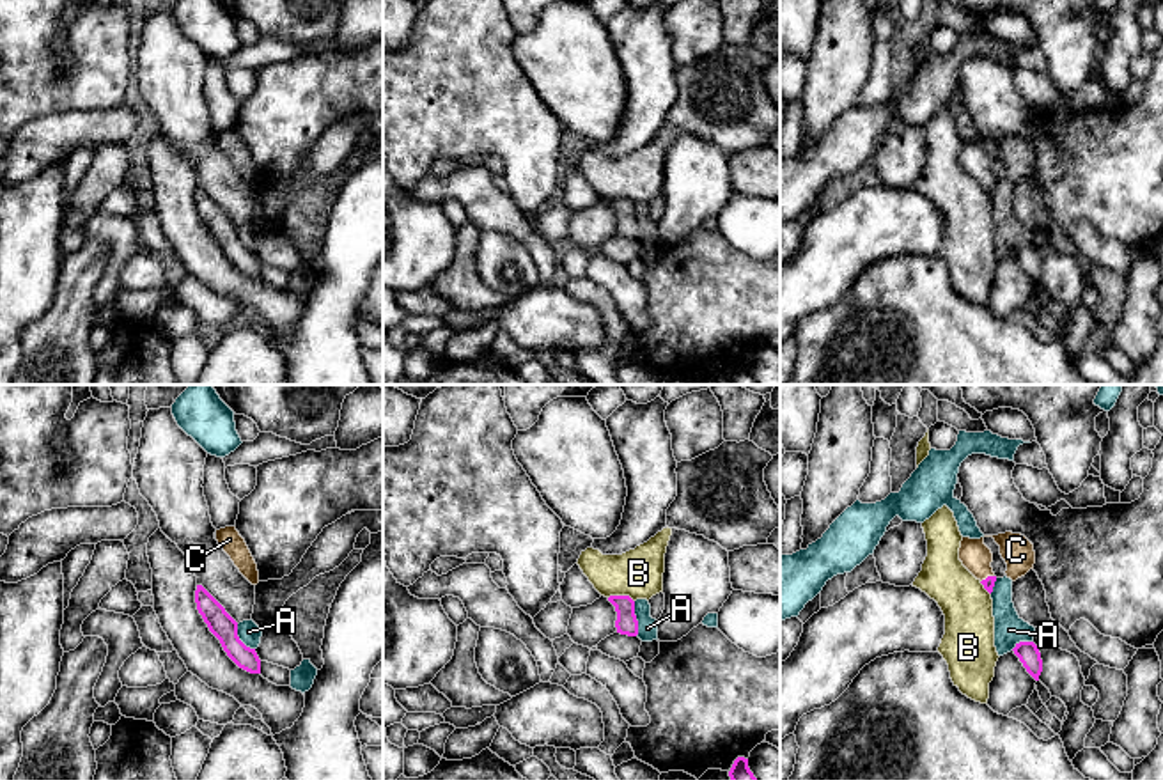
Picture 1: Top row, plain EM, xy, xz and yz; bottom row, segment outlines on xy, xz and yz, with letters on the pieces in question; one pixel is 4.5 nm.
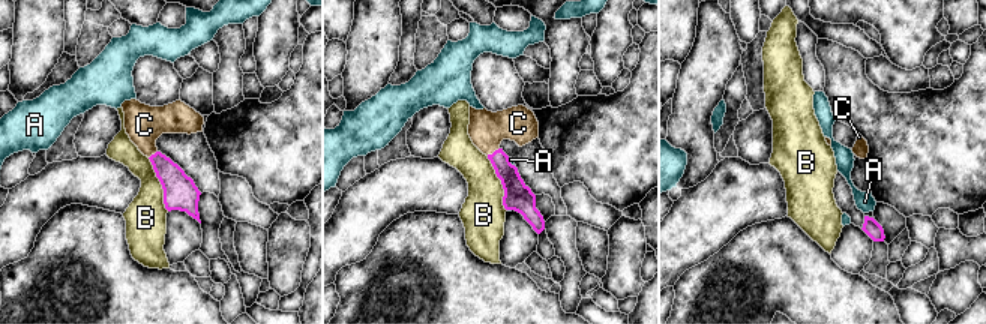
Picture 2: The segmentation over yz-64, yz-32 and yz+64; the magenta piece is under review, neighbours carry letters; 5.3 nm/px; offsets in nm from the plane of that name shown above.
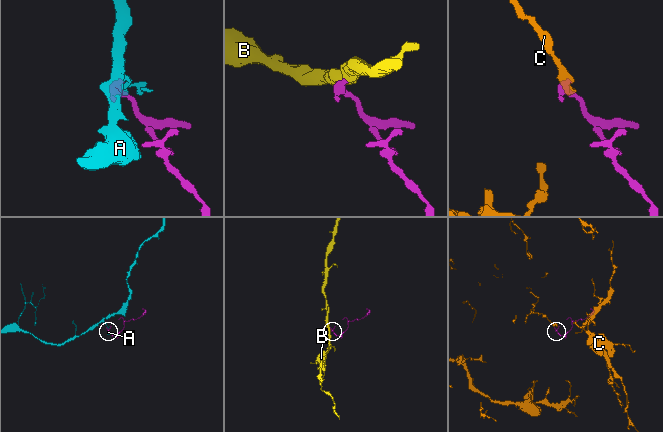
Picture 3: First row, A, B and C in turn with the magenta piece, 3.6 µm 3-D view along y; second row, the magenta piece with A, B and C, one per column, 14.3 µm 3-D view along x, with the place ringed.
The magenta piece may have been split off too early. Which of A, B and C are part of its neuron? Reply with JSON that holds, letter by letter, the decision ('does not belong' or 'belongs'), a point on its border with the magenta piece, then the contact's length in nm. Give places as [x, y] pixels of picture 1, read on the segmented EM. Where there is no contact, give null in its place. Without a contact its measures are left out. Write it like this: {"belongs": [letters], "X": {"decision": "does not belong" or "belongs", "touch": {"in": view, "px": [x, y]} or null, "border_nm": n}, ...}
{"belongs": ["C"], "A": {"decision": "does not belong", "touch": {"in": "xz", "px": [635, 619]}, "border_nm": 160}, "B": {"decision": "does not belong", "touch": {"in": "xz", "px": [621, 596]}, "border_nm": 120}, "C": {"decision": "belongs", "touch": {"in": "yz", "px": [988, 577]}, "border_nm": 70}}

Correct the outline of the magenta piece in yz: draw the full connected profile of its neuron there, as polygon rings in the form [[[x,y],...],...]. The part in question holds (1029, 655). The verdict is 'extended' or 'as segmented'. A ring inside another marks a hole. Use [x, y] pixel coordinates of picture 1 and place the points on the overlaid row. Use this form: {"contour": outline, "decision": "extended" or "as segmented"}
{"contour": [[[1019,642],[1012,649],[1014,654],[1019,658],[1026,672],[1039,681],[1039,675],[1042,672],[1042,659],[1037,645],[1034,642]]], "decision": "as segmented"}

